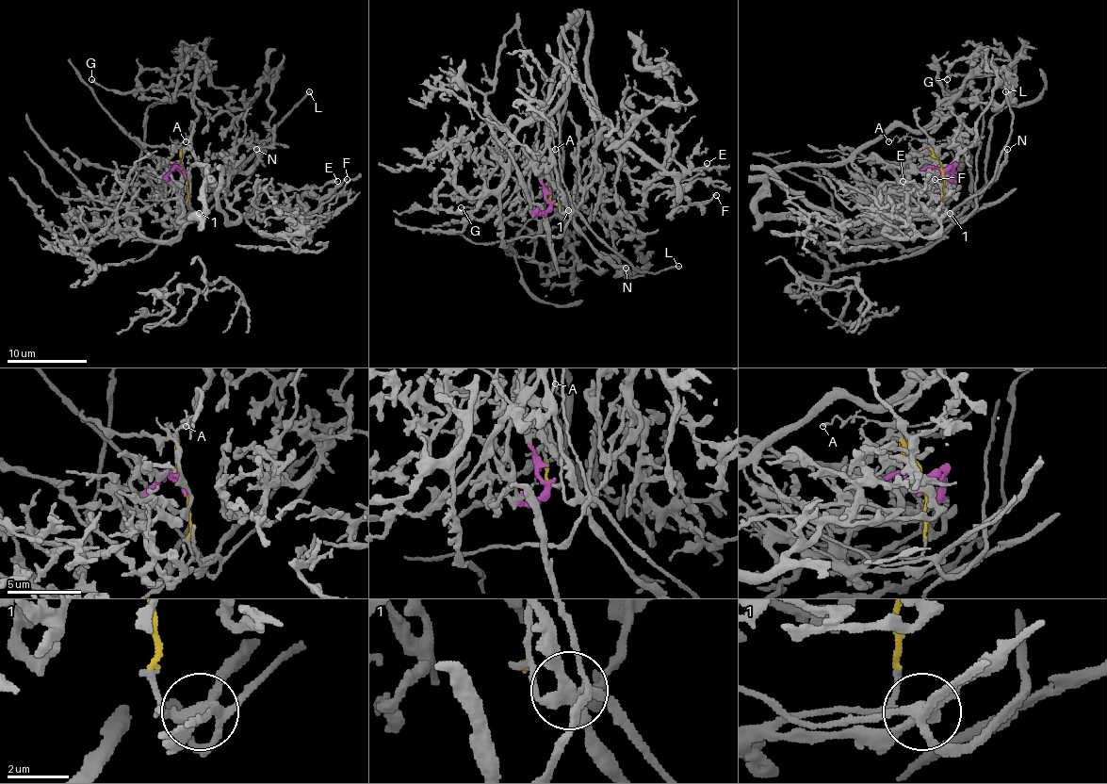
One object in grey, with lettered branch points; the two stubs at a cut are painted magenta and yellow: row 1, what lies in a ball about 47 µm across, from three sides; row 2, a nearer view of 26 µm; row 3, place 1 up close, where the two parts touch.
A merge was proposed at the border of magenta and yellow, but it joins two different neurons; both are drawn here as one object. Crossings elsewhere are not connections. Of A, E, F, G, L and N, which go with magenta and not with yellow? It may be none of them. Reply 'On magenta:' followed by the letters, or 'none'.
On magenta: E, F, G, N

